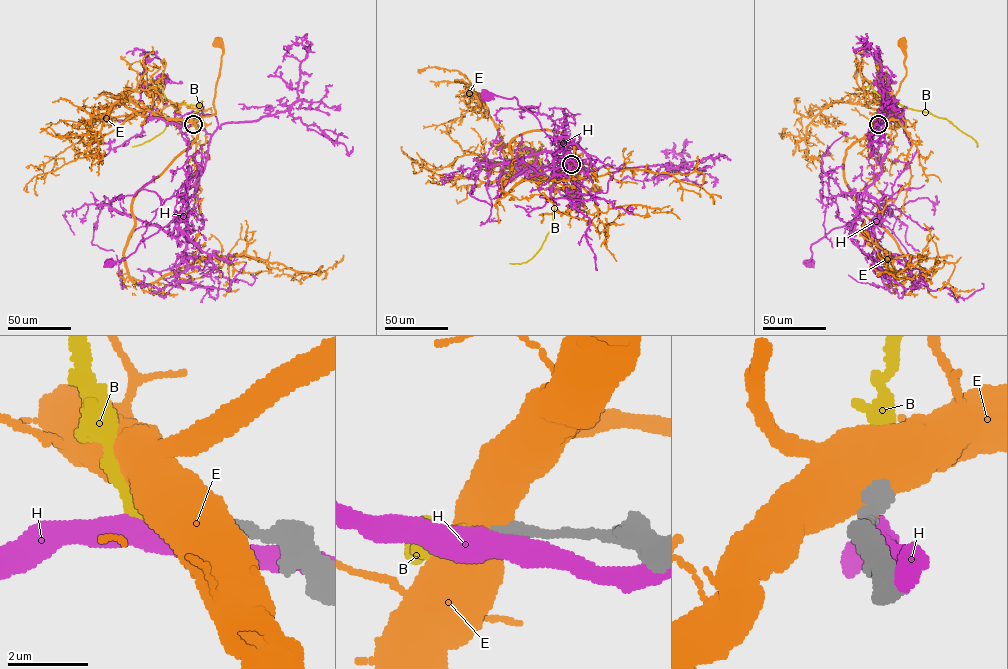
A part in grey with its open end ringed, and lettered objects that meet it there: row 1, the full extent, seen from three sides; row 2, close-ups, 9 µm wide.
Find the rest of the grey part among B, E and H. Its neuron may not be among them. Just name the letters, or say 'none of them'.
B

